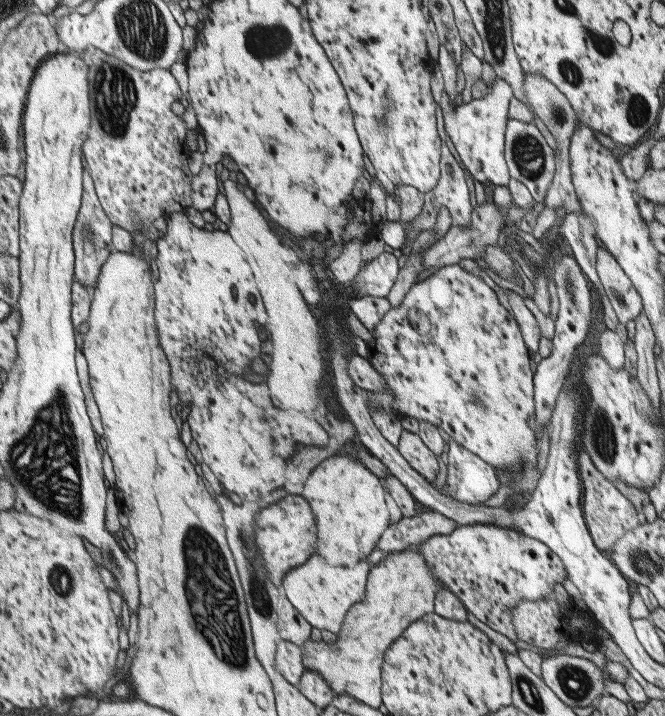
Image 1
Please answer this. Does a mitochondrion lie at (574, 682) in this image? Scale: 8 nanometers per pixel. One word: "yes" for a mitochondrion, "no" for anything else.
yes

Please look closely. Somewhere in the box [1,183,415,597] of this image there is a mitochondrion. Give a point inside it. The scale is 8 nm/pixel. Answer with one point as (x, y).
(44, 462)

